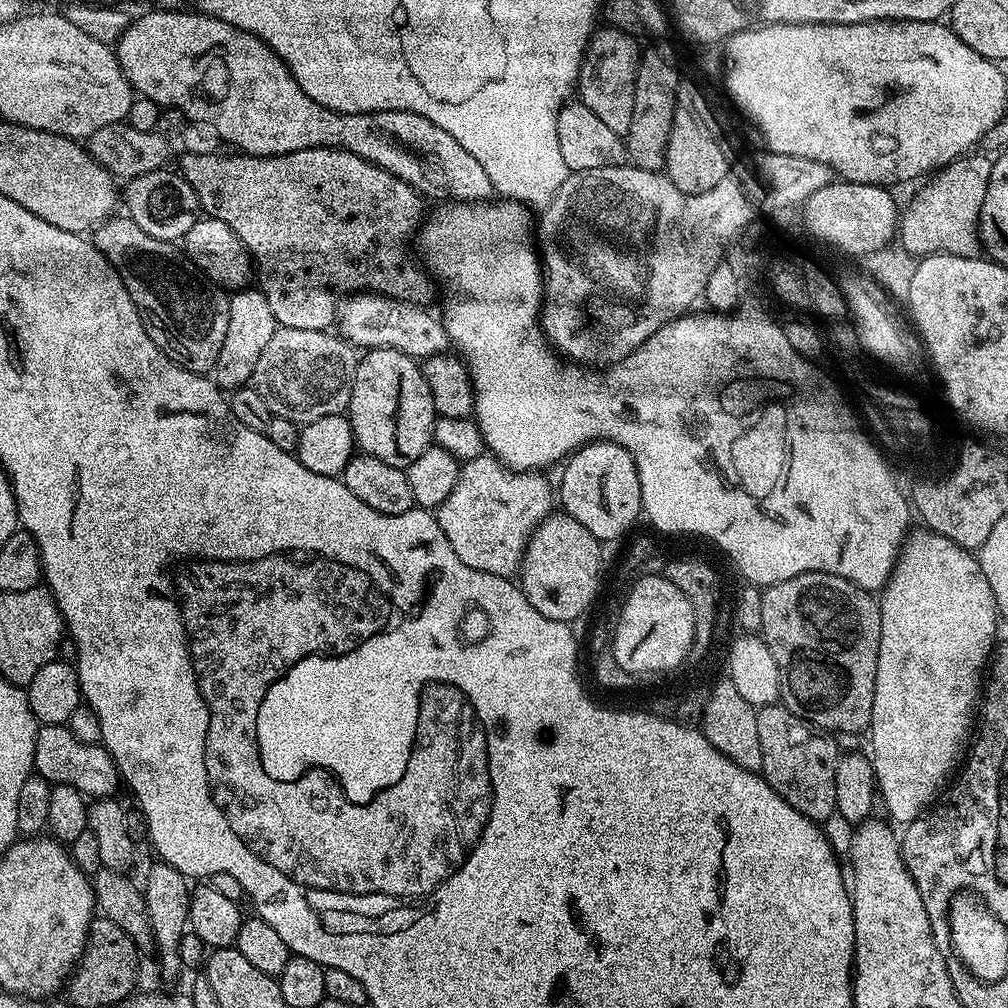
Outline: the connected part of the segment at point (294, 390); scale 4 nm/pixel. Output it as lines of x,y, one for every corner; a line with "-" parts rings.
276,327
270,337
270,342
258,358
258,364
254,367
254,374
250,381
251,387
256,388
273,416
281,416
297,426
303,426
318,418
347,413
350,394
354,386
358,352
345,339
336,334
331,336
332,334
328,330
319,332
318,330

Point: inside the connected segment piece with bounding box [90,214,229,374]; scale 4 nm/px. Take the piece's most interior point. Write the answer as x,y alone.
186,316

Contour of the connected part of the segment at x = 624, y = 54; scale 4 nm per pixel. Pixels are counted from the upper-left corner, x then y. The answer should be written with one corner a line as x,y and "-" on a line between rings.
601,27
593,32
580,64
579,103
594,110
594,114
598,114
598,118
602,118
610,130
621,134
630,130
630,118
634,118
634,82
642,51
641,45
636,44
639,44
637,37
621,28

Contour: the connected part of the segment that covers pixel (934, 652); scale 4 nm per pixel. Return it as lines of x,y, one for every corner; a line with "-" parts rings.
931,530
923,531
913,531
905,539
904,545
900,548
900,554
896,558
896,564
892,568
890,578
884,584
878,596
880,617
882,618
882,634
880,635
880,645
878,646
878,674
876,675
876,685
874,686
874,710
872,711
872,723
870,725
870,737
872,736
870,759
872,761
872,769
876,771
876,787
879,799
882,804
884,800
885,810
893,816
891,819
897,825
900,823
900,826
911,824
913,820
924,815
925,812
933,807
934,801
937,799
935,796
939,794
940,787
944,783
947,785
953,775
952,767
955,766
956,759
960,756
960,751
962,751
962,756
965,749
969,747
970,737
974,732
974,717
978,712
978,701
982,696
982,685
986,680
986,669
989,667
994,645
998,640
998,635
996,636
996,624
998,625
996,599
990,590
990,582
986,582
986,574
982,574
982,566
979,559
969,549
950,542
950,538
940,536

